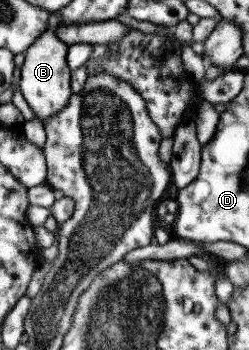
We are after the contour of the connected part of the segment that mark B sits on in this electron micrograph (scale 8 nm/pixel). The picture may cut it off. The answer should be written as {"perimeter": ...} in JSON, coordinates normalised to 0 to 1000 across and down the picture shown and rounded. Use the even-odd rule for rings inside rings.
{"perimeter":[[[201,80],[161,97],[96,146],[92,180],[76,194],[76,260],[129,314],[133,340],[161,354],[253,314],[281,277],[281,194],[265,189],[265,140],[273,131],[225,106],[217,86]]]}

